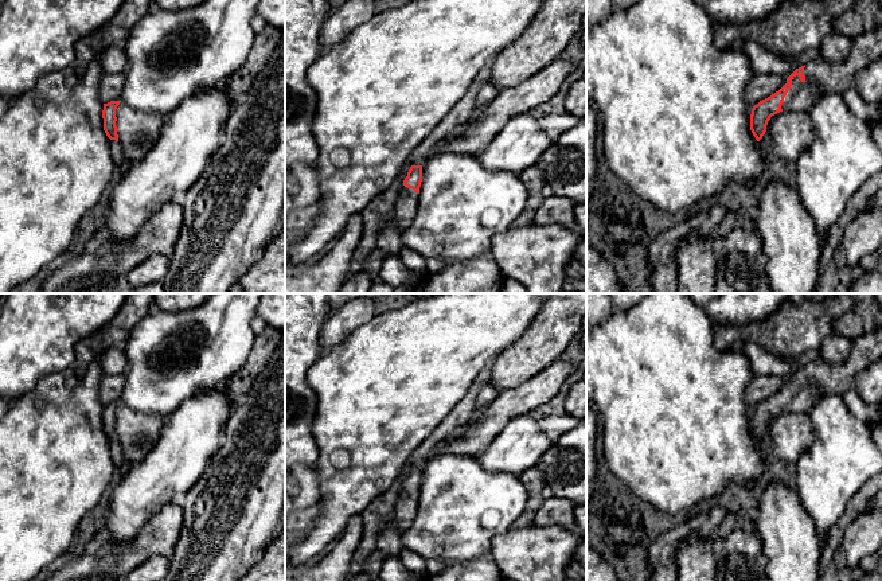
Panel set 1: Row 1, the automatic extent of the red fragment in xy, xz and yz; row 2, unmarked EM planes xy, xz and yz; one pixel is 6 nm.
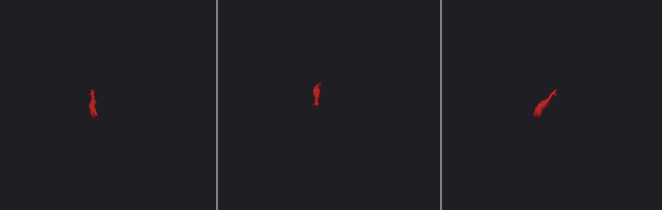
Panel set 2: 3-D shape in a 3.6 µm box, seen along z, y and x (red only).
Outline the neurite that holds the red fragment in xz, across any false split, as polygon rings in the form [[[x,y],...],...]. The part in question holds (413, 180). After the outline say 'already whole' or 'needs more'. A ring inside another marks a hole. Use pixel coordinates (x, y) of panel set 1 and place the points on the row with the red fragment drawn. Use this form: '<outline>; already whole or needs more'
[[[411,165],[394,208],[394,217],[401,235],[409,229],[417,214],[421,182],[422,165]]]; needs more

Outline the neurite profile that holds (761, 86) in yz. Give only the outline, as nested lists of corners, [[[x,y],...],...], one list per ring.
[[[754,74],[745,90],[746,105],[753,109],[760,101],[770,97],[787,83],[780,74]]]

